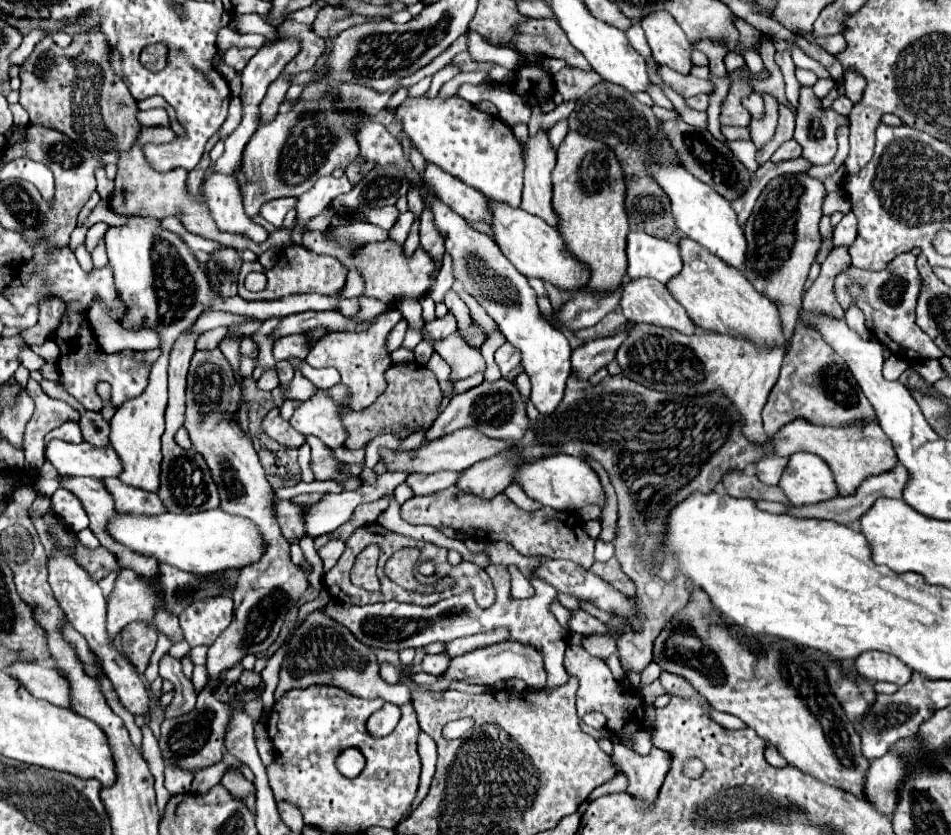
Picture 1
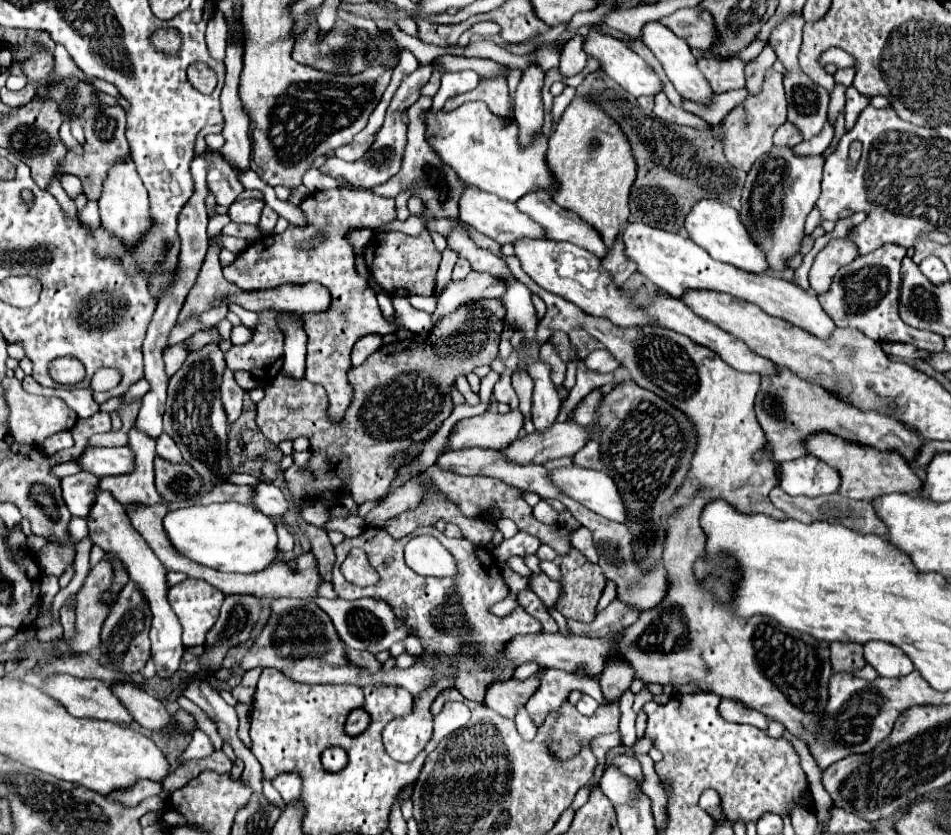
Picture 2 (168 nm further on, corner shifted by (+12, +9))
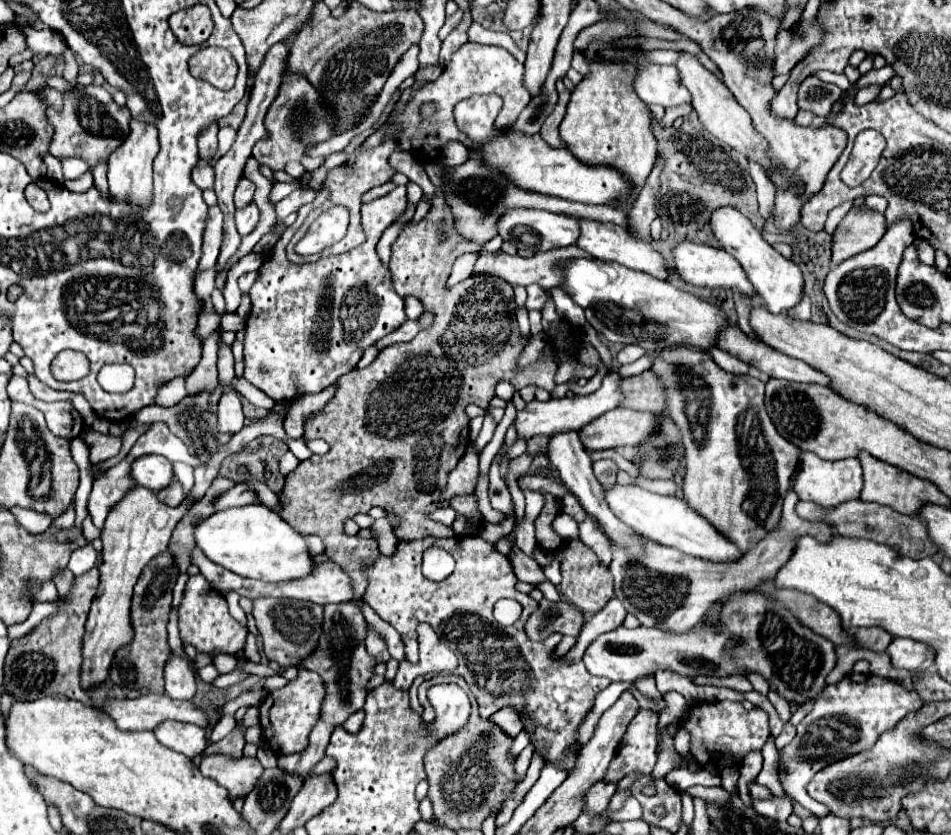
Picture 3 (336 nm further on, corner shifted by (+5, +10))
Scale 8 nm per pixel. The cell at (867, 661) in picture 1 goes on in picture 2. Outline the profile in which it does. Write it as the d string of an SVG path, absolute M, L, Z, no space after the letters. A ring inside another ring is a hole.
M864 643L864 659L868 665L872 665L882 677L900 677L914 671L912 661L890 643Z

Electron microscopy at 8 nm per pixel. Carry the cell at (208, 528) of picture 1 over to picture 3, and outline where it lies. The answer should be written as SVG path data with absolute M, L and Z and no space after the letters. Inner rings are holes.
M263 504L215 512L195 528L195 540L203 554L211 558L211 562L239 576L263 582L299 580L309 576L315 566L303 534L299 534L279 514L265 508Z

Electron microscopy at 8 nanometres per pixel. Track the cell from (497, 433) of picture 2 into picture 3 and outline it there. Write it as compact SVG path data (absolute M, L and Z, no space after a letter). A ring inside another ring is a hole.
M611 370L605 378L599 390L595 390L593 394L587 396L573 396L573 398L559 398L559 400L547 400L547 402L539 402L539 400L531 400L521 412L517 412L517 434L519 436L533 436L533 434L547 434L547 436L555 436L555 434L563 434L563 432L581 432L581 428L585 428L589 422L593 422L595 418L599 418L601 414L617 408L623 400L623 392L621 392L621 382L623 376L617 370Z

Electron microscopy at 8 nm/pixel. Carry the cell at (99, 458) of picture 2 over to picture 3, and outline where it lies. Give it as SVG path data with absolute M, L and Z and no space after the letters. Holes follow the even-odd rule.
M155 454L139 458L131 466L131 476L139 486L145 486L153 492L167 488L175 478L171 462L165 456L155 456Z

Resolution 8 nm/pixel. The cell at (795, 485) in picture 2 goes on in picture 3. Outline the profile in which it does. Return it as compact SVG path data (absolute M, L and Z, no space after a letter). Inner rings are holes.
M813 452L801 454L801 464L793 478L793 490L797 492L797 496L801 496L801 500L809 500L825 508L835 508L843 502L859 500L861 488L863 488L863 472L861 472L861 464L857 458L829 462L829 460L819 458Z

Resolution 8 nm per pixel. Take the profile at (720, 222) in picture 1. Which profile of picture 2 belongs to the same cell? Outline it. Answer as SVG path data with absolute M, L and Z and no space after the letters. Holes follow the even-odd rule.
M716 197L700 199L692 205L690 213L684 219L684 229L688 231L688 237L708 251L708 255L716 261L730 263L734 267L740 267L744 271L752 273L764 273L768 269L766 259L762 257L762 251L756 247L756 243L750 239L748 231L744 231L744 225L738 219L738 211L726 203L722 203Z

